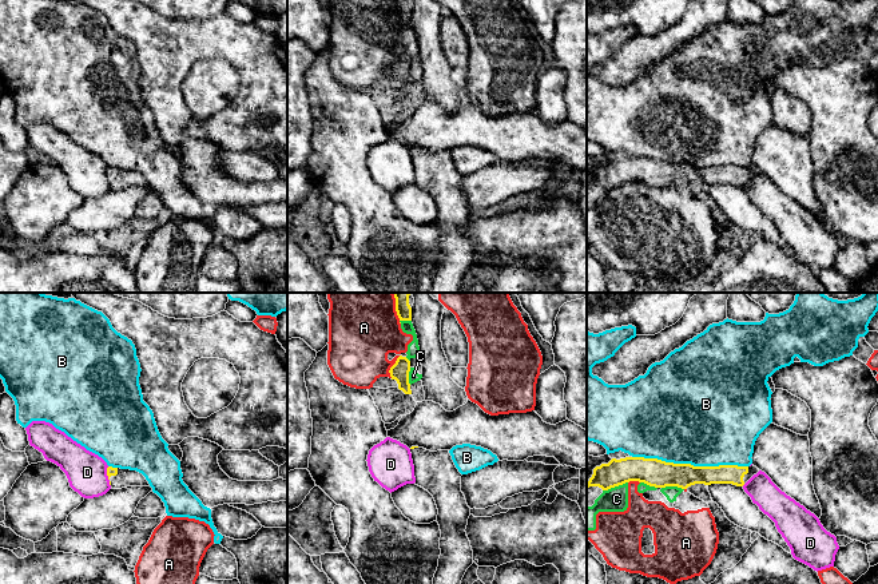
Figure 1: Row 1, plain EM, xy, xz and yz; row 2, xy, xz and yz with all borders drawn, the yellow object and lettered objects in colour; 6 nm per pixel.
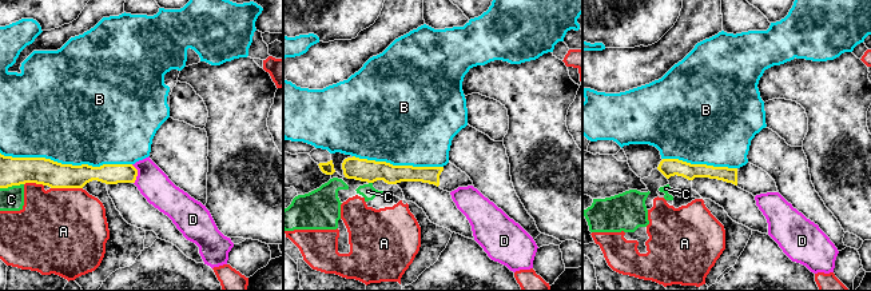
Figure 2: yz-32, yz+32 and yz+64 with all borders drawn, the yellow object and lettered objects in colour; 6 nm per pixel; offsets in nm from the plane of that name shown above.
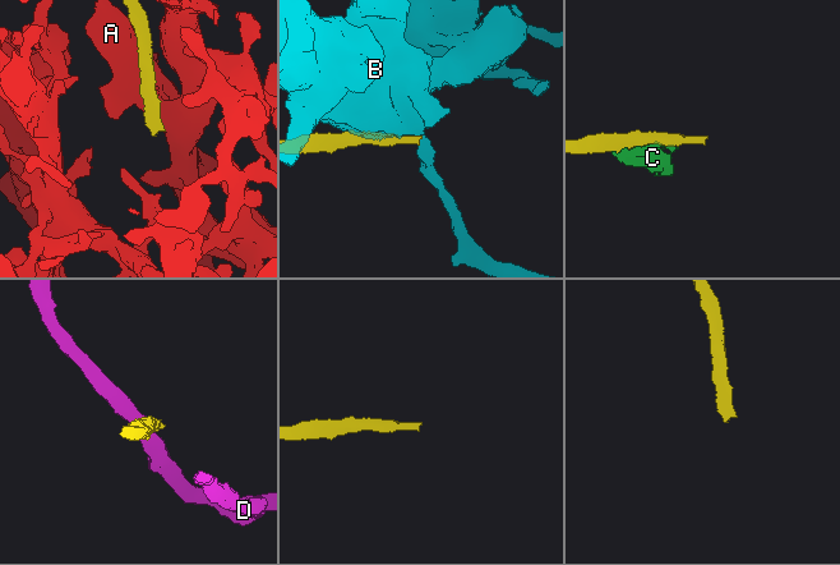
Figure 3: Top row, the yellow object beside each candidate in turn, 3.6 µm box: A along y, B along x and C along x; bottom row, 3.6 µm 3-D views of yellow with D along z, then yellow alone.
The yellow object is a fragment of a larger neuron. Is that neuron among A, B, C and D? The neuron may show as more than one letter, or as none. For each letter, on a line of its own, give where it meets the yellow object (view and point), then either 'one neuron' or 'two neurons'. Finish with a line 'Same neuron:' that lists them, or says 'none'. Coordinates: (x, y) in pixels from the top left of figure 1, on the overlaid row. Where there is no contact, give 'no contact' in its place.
A: contact xz (392, 366); two neurons
B: contact yz (690, 464); two neurons
C: contact yz (615, 485); two neurons
D: contact xy (107, 475); two neurons
Same neuron: none

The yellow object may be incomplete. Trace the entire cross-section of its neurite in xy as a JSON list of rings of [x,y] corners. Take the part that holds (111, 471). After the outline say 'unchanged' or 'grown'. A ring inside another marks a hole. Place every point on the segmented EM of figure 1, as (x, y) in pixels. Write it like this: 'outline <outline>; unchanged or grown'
outline [[[108,466],[107,476],[112,489],[150,485],[146,477],[136,470]]]; grown

